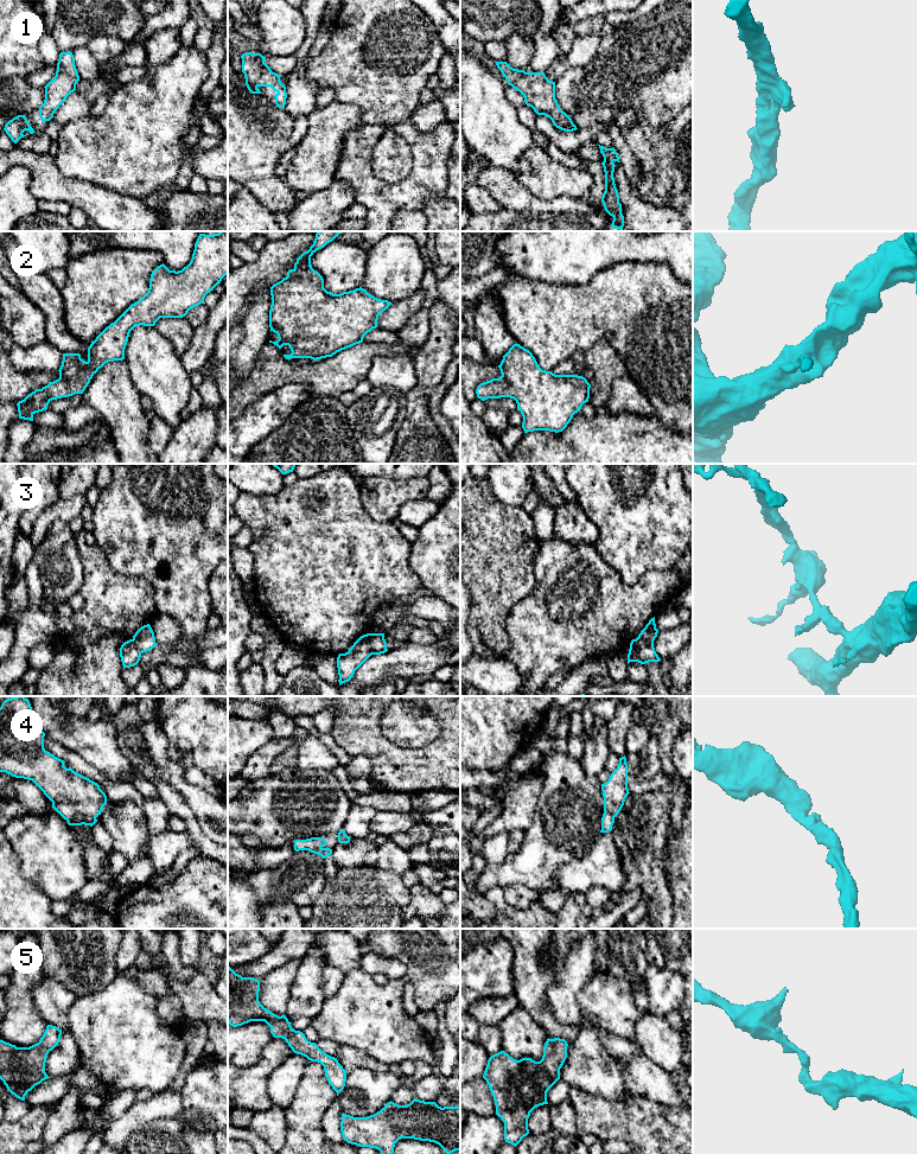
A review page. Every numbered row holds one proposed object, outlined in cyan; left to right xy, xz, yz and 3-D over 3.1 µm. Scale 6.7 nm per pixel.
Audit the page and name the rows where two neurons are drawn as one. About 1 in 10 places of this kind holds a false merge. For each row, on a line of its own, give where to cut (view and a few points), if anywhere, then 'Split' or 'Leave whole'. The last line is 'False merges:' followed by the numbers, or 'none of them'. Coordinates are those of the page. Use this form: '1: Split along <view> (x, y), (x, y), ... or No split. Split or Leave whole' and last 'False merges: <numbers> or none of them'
1: No split. Leave whole
2: No split. Leave whole
3: Split along yz (653, 642), (645, 645), (630, 646). Split
4: No split. Leave whole
5: No split. Leave whole
False merges: 3

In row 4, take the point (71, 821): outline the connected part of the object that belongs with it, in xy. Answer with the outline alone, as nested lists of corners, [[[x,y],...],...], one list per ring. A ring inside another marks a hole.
[[[28,699],[5,700],[0,707],[0,772],[32,780],[69,825],[93,827],[107,804],[106,793],[47,752],[44,737]]]

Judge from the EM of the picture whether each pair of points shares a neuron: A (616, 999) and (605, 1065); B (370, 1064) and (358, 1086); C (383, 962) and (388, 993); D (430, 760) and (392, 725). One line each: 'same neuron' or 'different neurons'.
A: same neuron
B: different neurons
C: different neurons
D: different neurons

